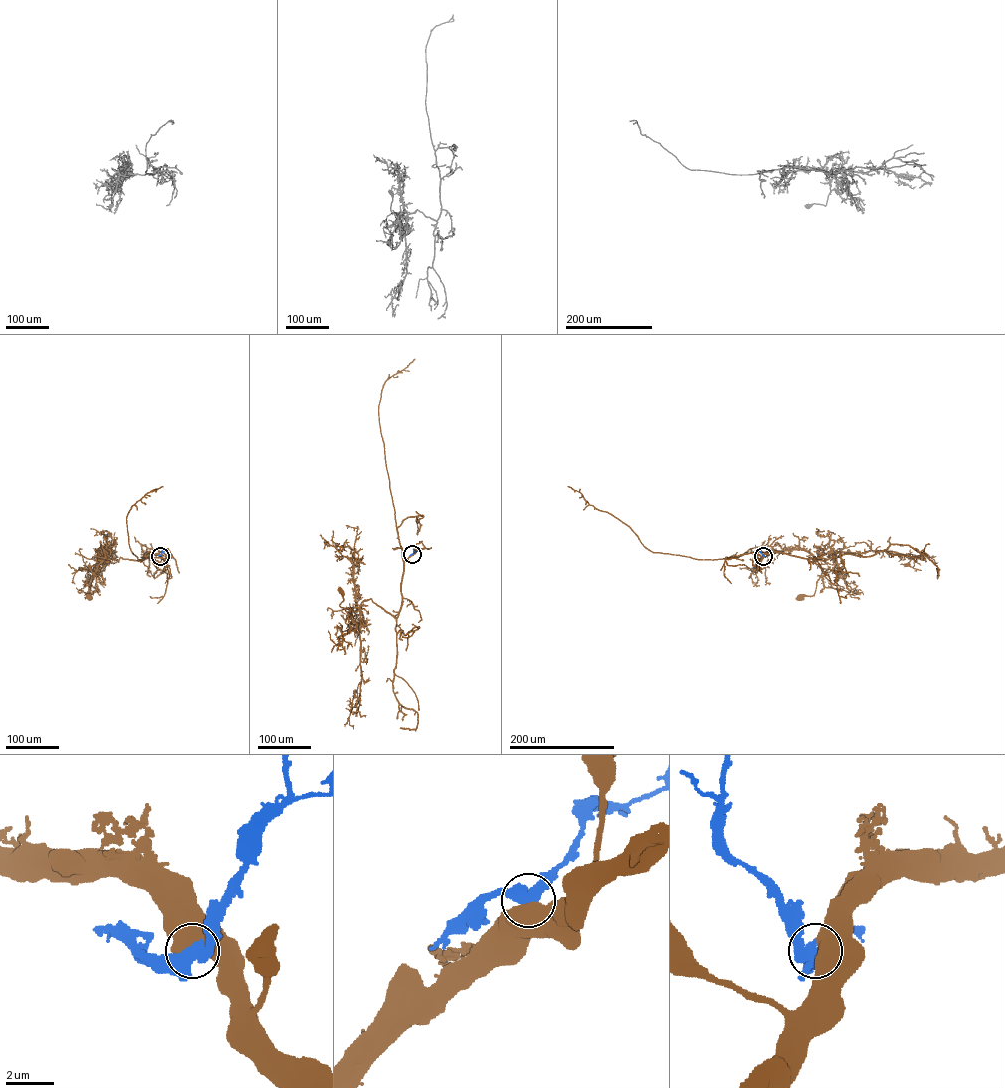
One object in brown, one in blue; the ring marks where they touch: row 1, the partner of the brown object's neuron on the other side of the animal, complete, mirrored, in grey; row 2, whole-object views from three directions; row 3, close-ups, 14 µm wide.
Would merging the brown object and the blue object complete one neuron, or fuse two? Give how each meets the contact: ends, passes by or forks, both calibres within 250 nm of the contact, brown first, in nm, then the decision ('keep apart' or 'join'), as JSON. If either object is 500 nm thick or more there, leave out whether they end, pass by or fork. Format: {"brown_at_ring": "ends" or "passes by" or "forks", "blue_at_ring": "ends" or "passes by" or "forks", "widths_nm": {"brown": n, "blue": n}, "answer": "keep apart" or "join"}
{"widths_nm": {"brown": 800, "blue": 460}, "answer": "keep apart"}

